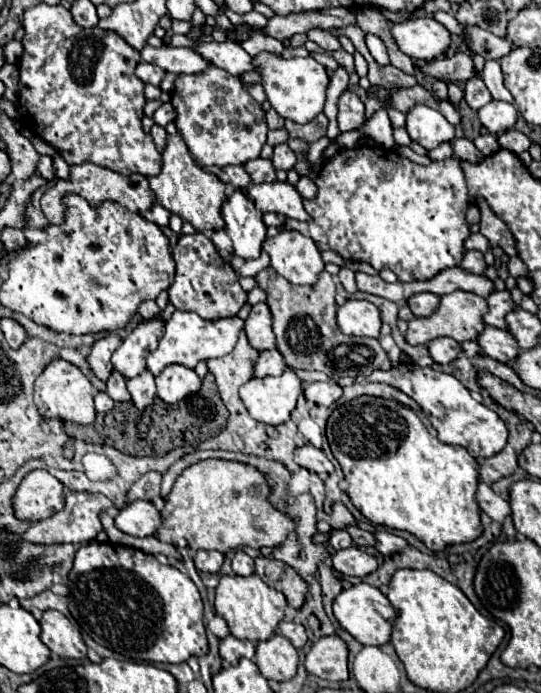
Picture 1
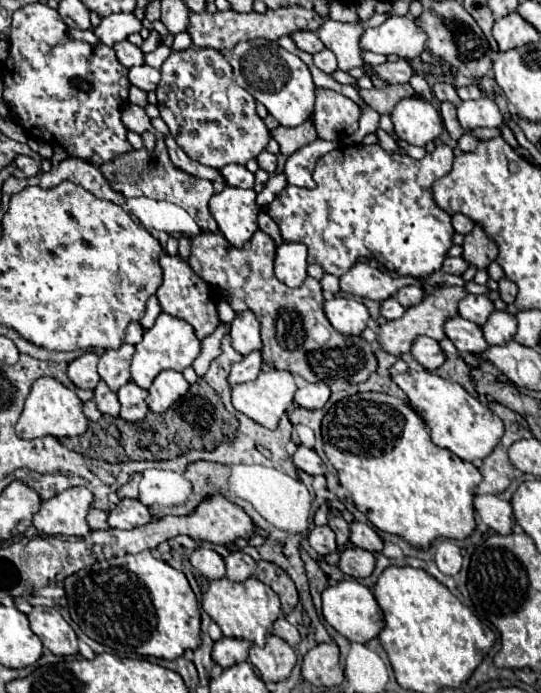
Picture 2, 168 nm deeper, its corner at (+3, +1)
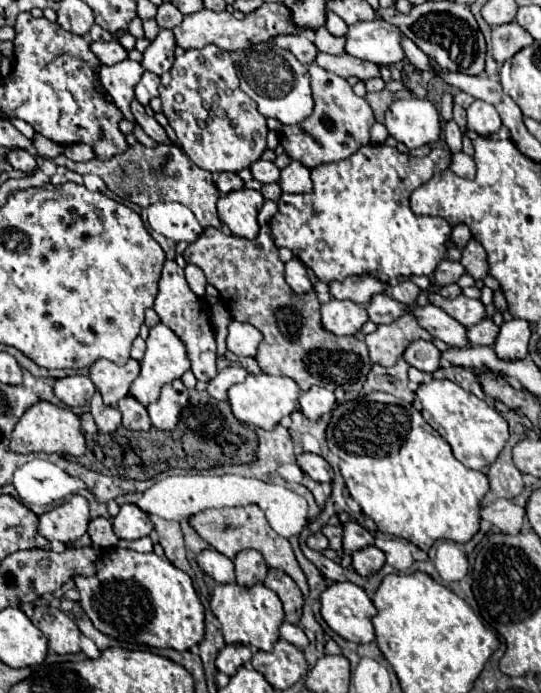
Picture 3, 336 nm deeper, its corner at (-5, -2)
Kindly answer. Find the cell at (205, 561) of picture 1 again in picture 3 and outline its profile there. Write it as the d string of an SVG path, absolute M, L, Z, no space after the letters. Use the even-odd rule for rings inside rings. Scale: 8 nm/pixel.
M207 548L207 550L199 552L197 554L197 564L199 564L199 568L205 570L205 574L209 574L219 584L235 582L233 562L227 556L219 554L215 548Z

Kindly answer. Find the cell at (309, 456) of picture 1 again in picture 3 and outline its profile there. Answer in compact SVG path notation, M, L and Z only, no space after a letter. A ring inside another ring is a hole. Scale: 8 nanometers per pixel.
M303 452L297 456L297 464L315 482L331 482L333 480L333 468L327 464L325 458L321 458L317 454Z

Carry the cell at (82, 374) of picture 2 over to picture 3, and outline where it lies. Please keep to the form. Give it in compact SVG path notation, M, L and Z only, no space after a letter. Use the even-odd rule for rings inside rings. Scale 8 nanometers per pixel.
M67 376L55 380L53 392L63 404L67 404L69 408L77 408L91 400L91 396L95 394L95 386L91 386L91 380L87 376Z

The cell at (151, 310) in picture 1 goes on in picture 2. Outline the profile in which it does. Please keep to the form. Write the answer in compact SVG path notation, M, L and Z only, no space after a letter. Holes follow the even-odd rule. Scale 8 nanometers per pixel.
M131 323L127 327L127 335L125 335L125 343L131 343L131 345L137 345L143 337L143 327L141 323Z

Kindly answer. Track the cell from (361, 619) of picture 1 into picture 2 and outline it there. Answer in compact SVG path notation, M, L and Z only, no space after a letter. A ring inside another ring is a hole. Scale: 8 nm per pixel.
M347 579L347 581L341 581L335 587L327 587L321 593L321 597L323 597L323 617L325 617L325 621L333 629L337 629L343 637L347 637L349 641L367 643L367 641L375 639L381 633L381 625L371 621L371 617L379 611L379 603L375 601L369 587L361 585L355 579Z

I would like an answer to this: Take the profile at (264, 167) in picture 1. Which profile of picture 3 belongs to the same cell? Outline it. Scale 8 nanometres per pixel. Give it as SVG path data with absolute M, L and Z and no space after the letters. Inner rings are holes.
M221 172L215 184L217 184L217 190L219 190L221 194L229 194L229 192L233 192L233 190L243 188L243 180L241 180L237 174L233 174L233 172Z

